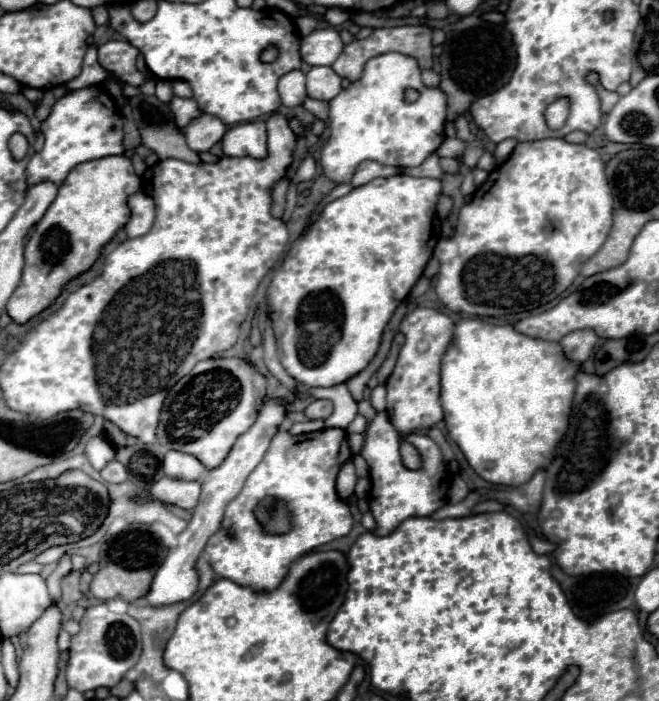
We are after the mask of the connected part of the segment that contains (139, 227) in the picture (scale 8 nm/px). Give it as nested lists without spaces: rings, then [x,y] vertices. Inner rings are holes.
[[[138,192],[128,200],[128,206],[132,210],[130,222],[124,226],[128,238],[138,238],[142,234],[148,234],[150,226],[154,224],[154,200]]]

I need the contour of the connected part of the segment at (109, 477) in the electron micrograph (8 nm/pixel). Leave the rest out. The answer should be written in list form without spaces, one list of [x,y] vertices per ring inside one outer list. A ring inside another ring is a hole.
[[[112,460],[112,462],[108,462],[108,464],[102,468],[100,476],[102,476],[102,480],[108,482],[108,484],[118,484],[118,482],[126,482],[126,480],[128,480],[128,470],[126,470],[120,462]]]

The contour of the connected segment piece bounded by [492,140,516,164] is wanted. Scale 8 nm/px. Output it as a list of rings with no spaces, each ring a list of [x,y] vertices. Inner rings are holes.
[[[504,140],[504,142],[500,142],[500,144],[496,146],[496,150],[492,152],[492,154],[494,154],[496,164],[504,162],[504,160],[508,158],[508,154],[512,152],[512,148],[514,148],[514,146],[516,146],[516,140]]]

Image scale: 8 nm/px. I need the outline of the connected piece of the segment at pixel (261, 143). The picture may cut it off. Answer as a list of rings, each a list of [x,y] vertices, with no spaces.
[[[262,120],[232,126],[222,138],[222,152],[226,156],[266,156],[266,126]]]

